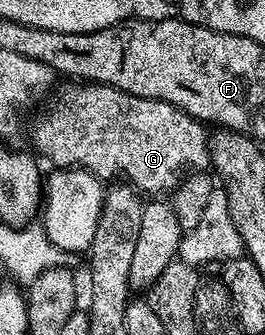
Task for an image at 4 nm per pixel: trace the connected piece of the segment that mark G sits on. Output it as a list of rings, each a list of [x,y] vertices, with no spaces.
[[[83,84],[80,87],[71,94],[71,114],[67,110],[47,114],[31,134],[36,148],[52,162],[52,167],[79,167],[102,180],[115,180],[120,174],[124,183],[134,186],[144,195],[155,196],[158,190],[174,191],[184,171],[203,172],[211,166],[209,130],[199,119],[190,118],[186,112],[168,102],[133,96],[112,86]]]

